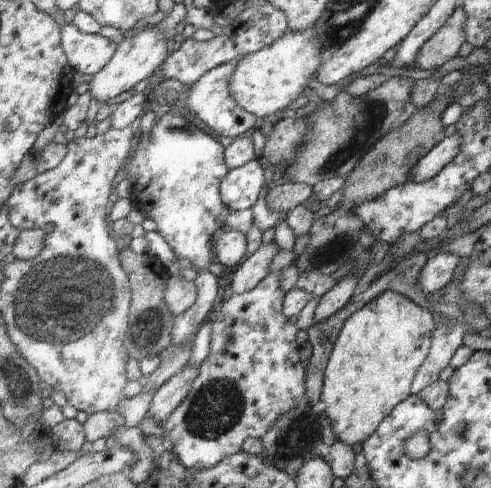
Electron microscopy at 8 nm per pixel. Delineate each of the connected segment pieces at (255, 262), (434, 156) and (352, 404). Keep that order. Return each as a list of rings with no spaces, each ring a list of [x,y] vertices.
[[[272,240],[270,243],[261,244],[259,247],[241,262],[239,266],[232,272],[230,282],[230,292],[238,295],[254,286],[260,284],[261,280],[269,271],[269,264],[273,260],[273,256],[277,254],[279,248]]]
[[[459,134],[443,137],[425,156],[422,156],[410,170],[410,180],[414,183],[433,178],[458,152]]]
[[[395,291],[378,294],[343,321],[324,368],[319,408],[329,419],[337,440],[349,446],[362,443],[393,407],[410,395],[411,381],[426,357],[434,328],[431,312]]]

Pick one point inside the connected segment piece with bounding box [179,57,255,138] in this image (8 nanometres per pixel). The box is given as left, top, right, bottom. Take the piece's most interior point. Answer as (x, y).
(209, 98)

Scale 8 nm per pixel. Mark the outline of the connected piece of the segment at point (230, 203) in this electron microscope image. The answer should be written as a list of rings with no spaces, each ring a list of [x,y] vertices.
[[[255,158],[244,165],[228,169],[228,174],[220,182],[219,193],[230,211],[251,208],[263,185],[264,163]]]

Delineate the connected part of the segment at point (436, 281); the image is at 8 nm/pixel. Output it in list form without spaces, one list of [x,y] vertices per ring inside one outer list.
[[[451,251],[435,253],[430,259],[427,258],[420,268],[418,289],[424,294],[439,291],[451,281],[458,260],[459,256]]]

